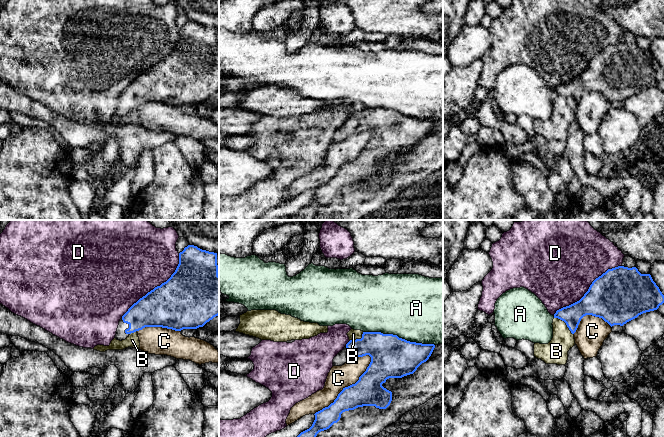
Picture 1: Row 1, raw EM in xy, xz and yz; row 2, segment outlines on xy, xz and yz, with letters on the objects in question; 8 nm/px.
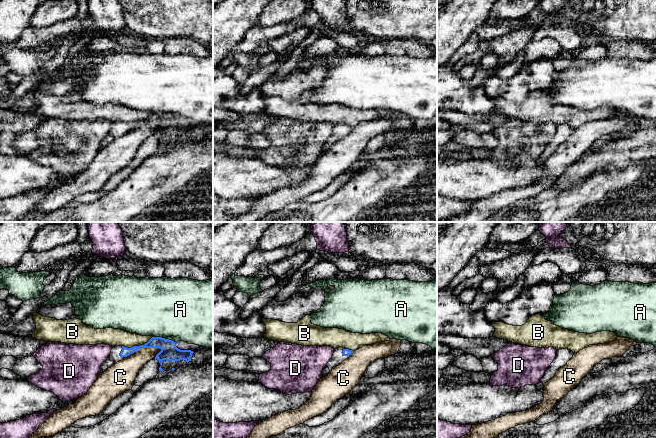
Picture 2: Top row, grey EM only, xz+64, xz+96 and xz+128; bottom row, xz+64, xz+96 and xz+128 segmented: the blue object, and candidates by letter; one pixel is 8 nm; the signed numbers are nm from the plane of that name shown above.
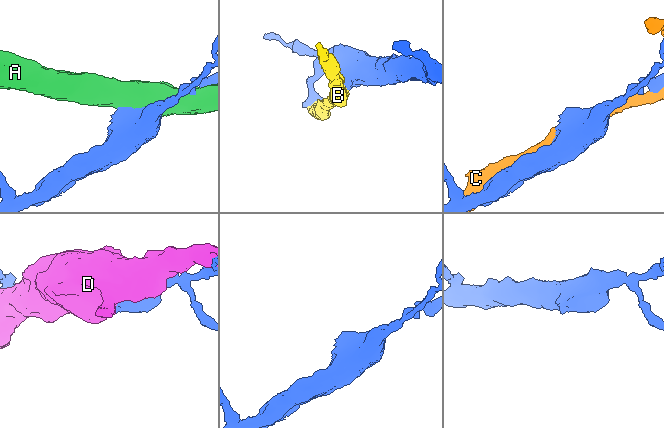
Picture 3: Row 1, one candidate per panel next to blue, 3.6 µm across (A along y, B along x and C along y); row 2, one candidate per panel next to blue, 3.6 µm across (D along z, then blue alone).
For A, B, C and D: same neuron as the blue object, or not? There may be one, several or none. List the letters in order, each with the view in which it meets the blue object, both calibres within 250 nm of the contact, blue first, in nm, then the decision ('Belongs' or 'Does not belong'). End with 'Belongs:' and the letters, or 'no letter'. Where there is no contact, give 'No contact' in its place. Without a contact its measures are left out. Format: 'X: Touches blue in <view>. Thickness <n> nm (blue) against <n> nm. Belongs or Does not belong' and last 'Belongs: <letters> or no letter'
A: Touches blue in xz. Thickness 340 nm (blue) against 480 nm. Does not belong
B: Touches blue in yz. Thickness 180 nm (blue) against 190 nm. Does not belong
C: Touches blue in xz. Thickness 240 nm (blue) against 190 nm. Does not belong
D: Touches blue in yz. Thickness 440 nm (blue) against 480 nm. Does not belong
Belongs: no letter

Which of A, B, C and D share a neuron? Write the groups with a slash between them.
A / B / C / D

